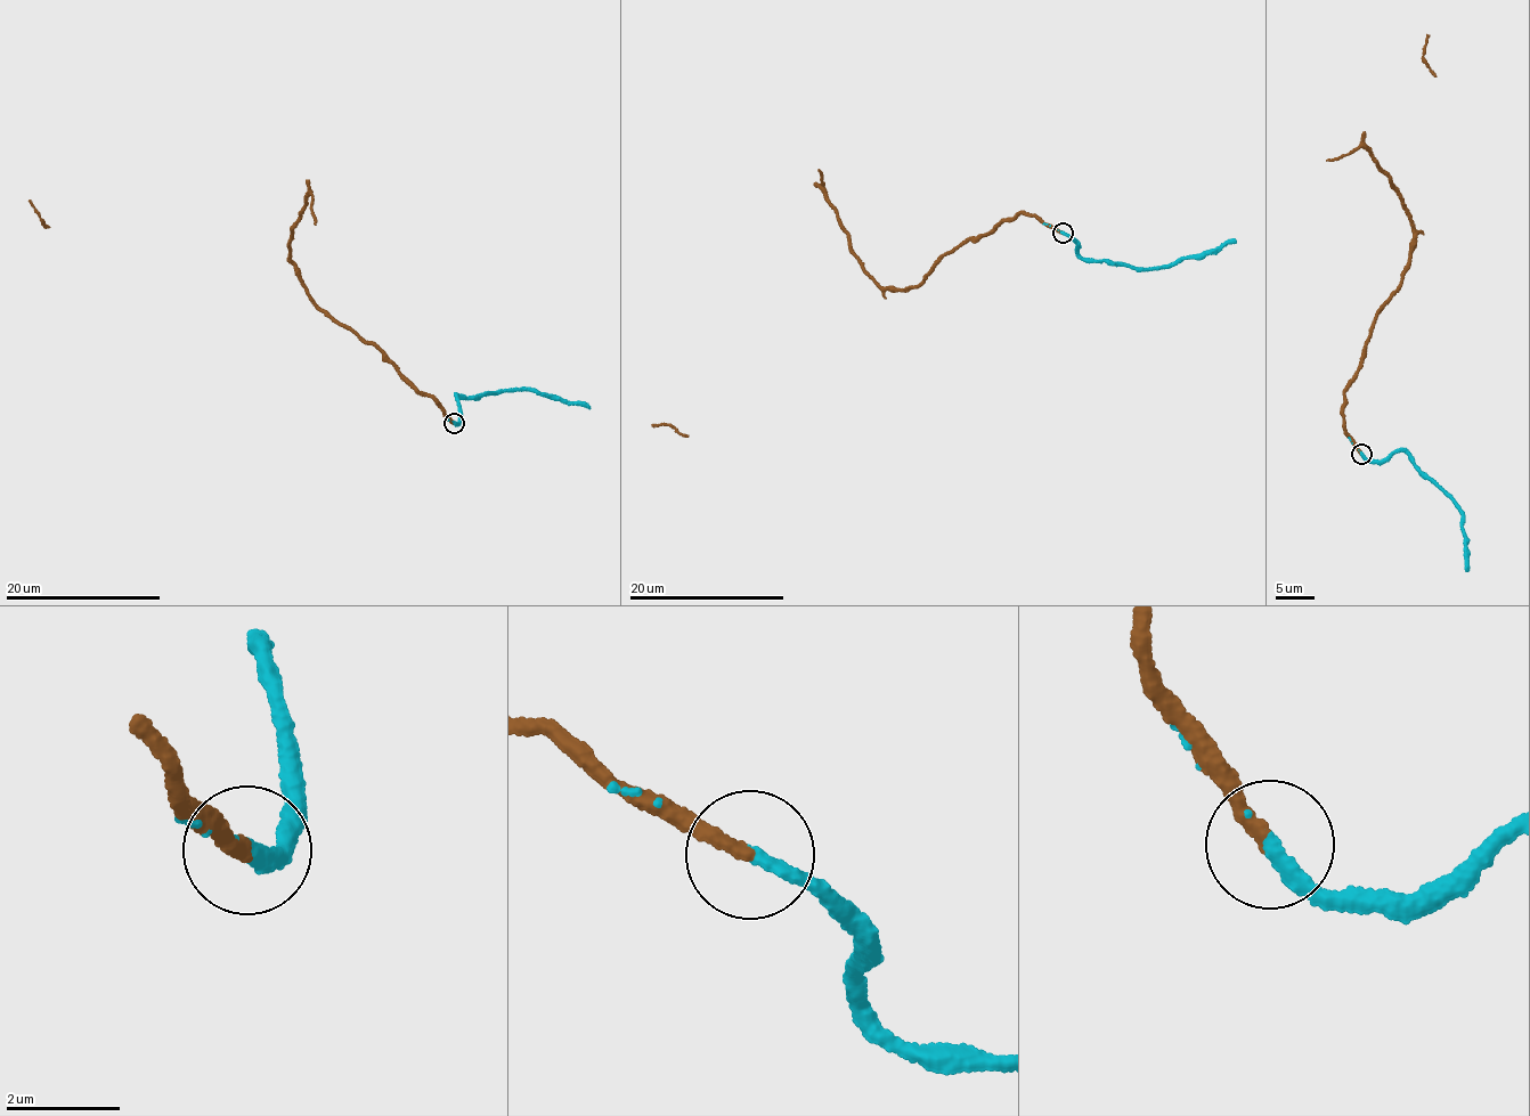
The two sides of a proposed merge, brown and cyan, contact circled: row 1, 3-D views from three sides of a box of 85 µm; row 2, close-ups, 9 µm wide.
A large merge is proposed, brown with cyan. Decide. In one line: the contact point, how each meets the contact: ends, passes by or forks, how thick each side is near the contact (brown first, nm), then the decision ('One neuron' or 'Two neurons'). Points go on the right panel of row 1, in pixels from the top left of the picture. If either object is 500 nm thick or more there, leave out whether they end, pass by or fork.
Place: (1361, 454). At the ring brown ends. At the ring cyan ends. Thickness 280 nm (brown) against 280 nm. One neuron

